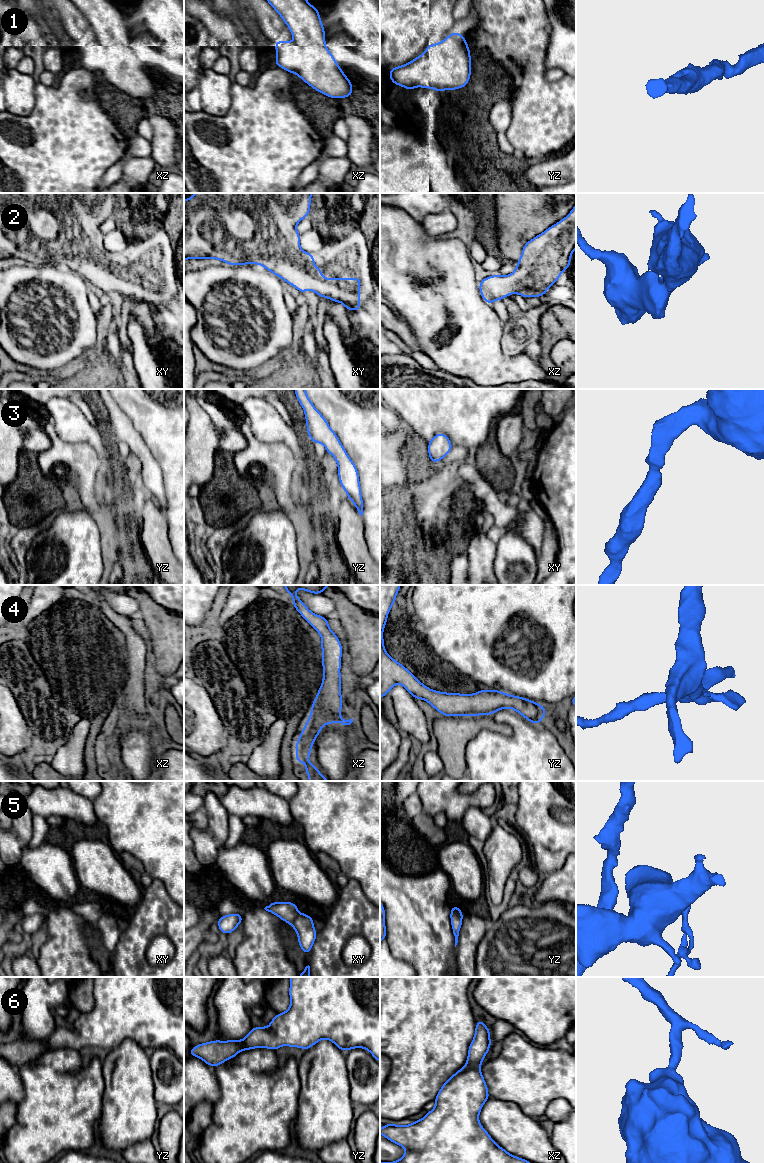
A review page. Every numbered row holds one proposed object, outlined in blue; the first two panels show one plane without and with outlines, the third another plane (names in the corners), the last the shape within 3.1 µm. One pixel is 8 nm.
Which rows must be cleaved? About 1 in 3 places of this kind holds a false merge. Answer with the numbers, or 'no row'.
5

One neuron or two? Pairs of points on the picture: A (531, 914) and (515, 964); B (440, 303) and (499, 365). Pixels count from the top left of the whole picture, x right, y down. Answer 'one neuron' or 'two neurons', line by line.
A: one neuron
B: one neuron

